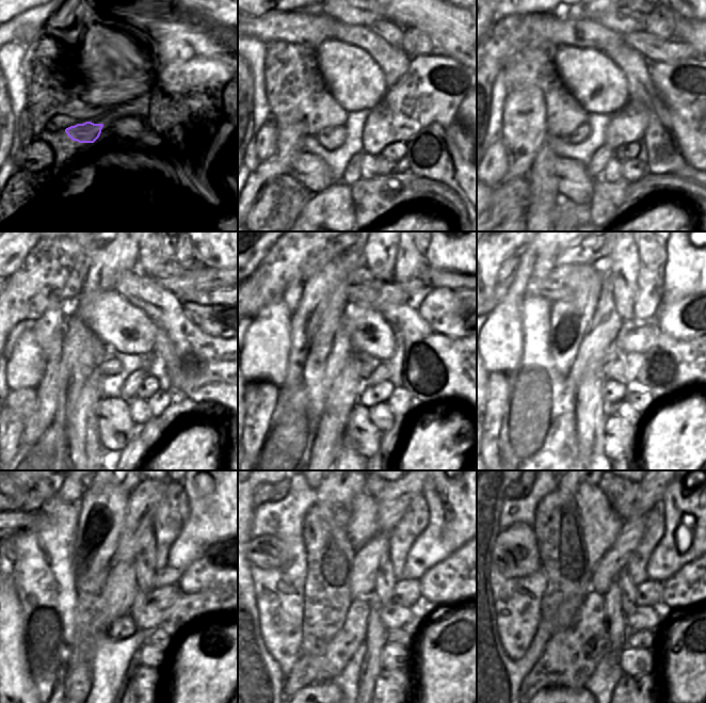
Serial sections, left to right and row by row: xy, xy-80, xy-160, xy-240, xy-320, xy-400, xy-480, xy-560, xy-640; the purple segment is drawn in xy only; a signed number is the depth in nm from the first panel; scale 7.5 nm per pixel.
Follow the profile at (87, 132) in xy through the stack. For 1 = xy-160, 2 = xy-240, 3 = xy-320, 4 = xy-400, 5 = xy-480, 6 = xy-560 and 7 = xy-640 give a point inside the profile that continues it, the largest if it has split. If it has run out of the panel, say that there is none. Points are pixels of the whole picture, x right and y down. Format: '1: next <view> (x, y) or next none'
1: next xy-160 (581, 132)
2: next xy-240 (111, 366)
3: next xy-320 (365, 370)
4: next xy-400 (612, 369)
5: next xy-480 (146, 617)
6: next xy-560 (394, 617)
7: next xy-640 (643, 618)

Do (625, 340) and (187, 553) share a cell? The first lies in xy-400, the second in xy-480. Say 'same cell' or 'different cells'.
same cell

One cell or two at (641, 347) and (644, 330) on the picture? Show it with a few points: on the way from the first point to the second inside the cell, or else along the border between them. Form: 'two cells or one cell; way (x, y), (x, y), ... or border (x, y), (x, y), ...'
one cell; way (641, 342), (642, 334)

